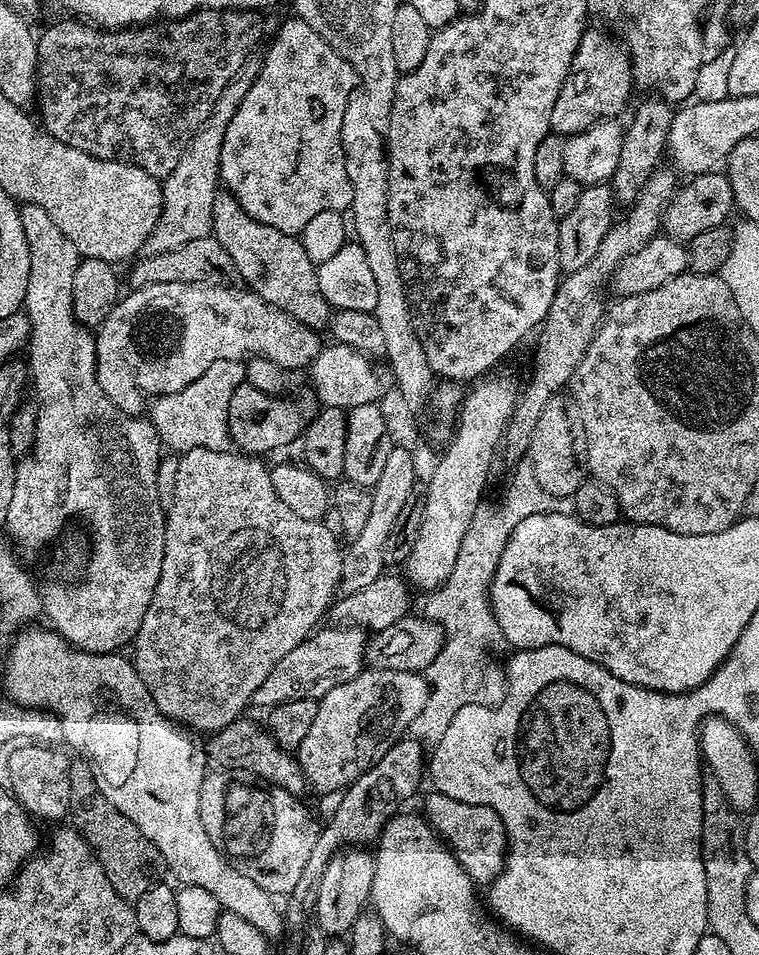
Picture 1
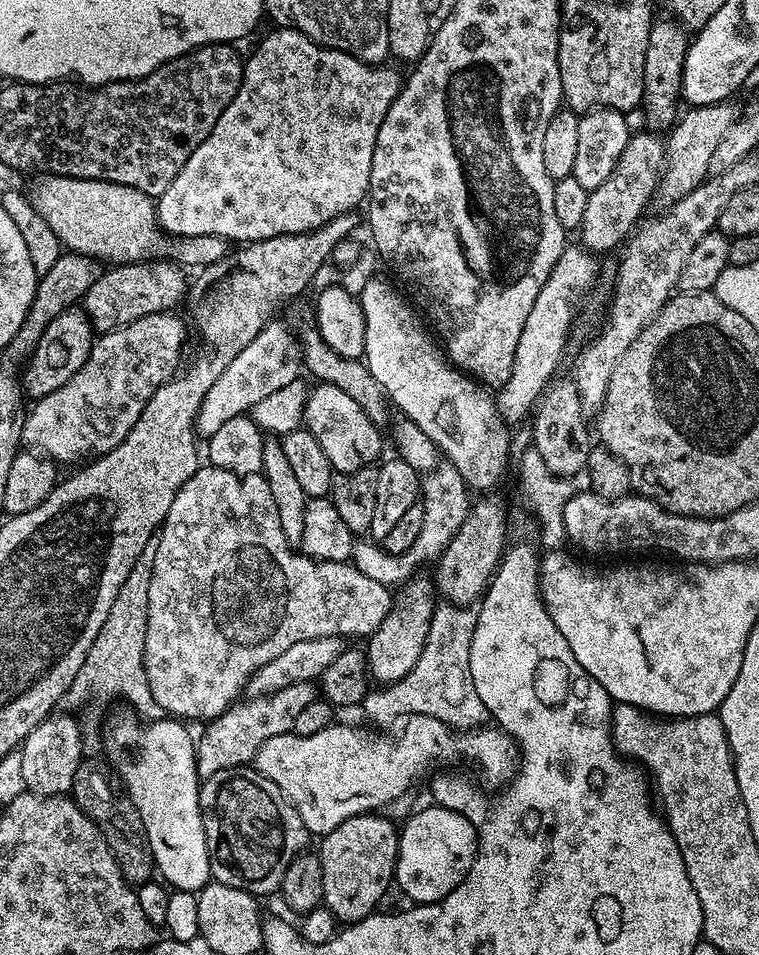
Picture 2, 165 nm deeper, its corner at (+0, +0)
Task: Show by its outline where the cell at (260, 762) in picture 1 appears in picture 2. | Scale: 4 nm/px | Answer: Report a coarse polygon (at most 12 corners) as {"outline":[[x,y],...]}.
{"outline":[[409,715],[395,740],[333,722],[266,738],[254,767],[313,837],[409,795],[439,760],[492,790],[520,749],[499,726]]}

